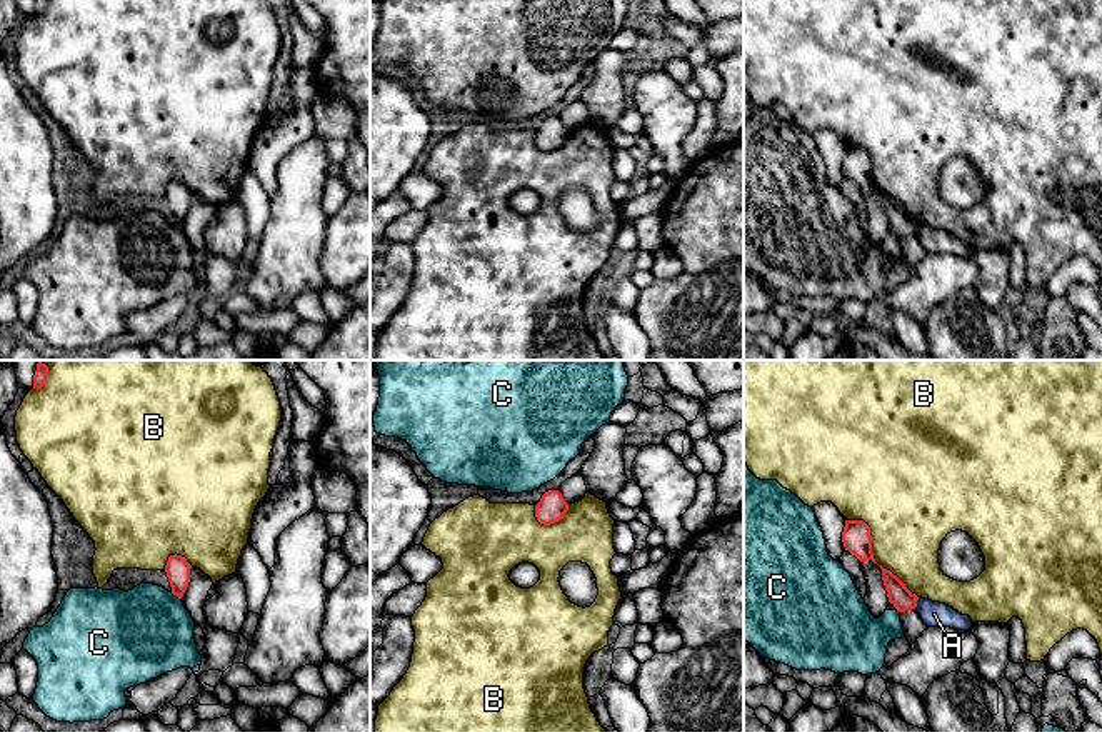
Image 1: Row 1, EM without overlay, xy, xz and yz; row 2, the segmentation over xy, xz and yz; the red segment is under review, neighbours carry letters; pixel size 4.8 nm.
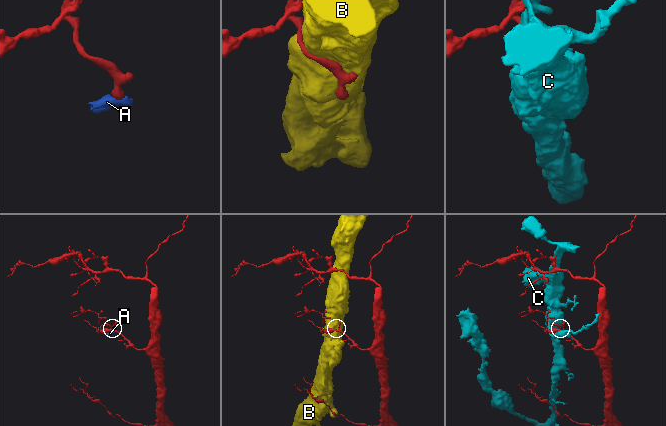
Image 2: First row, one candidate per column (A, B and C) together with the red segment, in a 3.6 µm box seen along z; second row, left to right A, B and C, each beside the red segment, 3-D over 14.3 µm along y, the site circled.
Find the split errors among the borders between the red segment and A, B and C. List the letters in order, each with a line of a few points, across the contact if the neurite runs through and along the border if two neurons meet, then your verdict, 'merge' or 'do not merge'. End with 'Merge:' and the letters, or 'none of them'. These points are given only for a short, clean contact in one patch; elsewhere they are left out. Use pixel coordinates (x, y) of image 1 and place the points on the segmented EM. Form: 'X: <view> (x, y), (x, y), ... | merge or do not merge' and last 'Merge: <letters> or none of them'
A: yz (919, 597), (914, 607) | do not merge
B: do not merge
C: do not merge
Merge: none of them

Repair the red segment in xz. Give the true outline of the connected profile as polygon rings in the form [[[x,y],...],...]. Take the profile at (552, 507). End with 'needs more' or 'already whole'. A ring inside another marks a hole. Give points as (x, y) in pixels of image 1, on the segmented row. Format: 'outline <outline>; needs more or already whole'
outline [[[548,490],[542,495],[535,505],[535,517],[540,524],[550,525],[564,519],[569,510],[569,504],[559,490]]]; already whole

